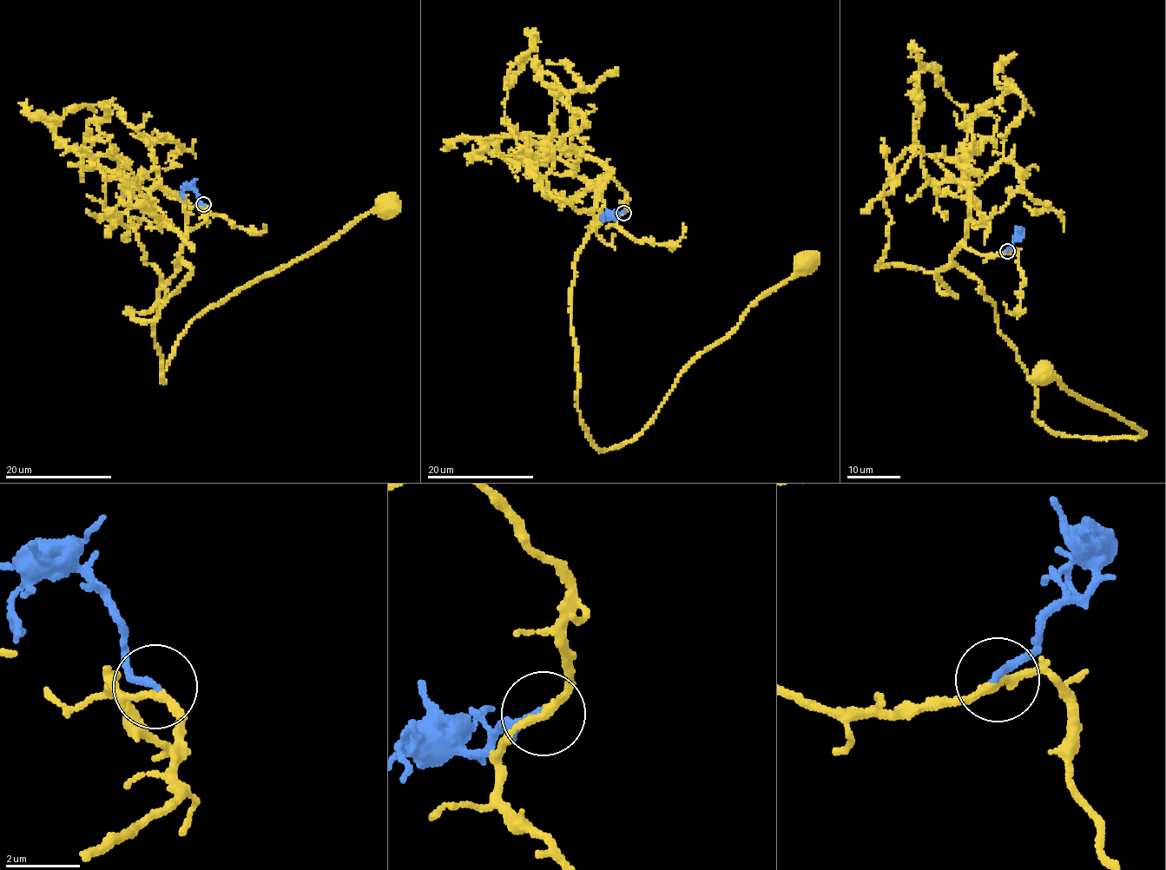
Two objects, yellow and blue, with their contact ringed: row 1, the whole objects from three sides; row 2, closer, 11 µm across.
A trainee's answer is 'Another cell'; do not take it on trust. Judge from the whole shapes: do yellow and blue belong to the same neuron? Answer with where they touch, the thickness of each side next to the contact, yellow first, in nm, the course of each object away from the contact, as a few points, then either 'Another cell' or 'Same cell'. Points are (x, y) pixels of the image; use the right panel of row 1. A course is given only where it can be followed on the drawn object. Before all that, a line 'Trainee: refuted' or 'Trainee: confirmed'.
Trainee: refuted
Place: (1007, 251). Thickness 200 nm (yellow) against 200 nm. Course of yellow: (1006, 250), (962, 245), (952, 262), (996, 306), (1034, 417), (1064, 436), (1142, 436), (1047, 376). Course of blue: (1006, 250), (1017, 234), (1019, 240). Same cell

